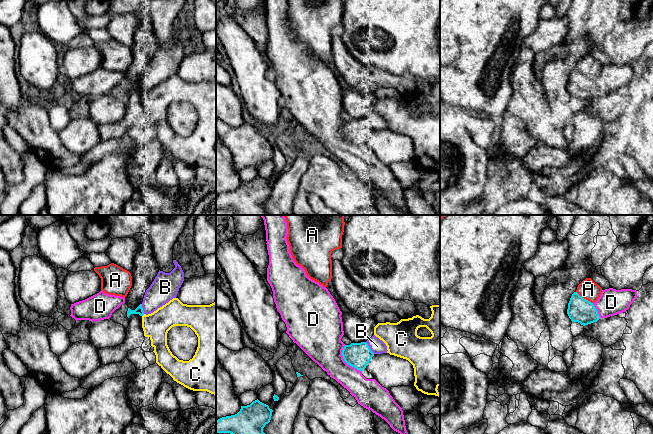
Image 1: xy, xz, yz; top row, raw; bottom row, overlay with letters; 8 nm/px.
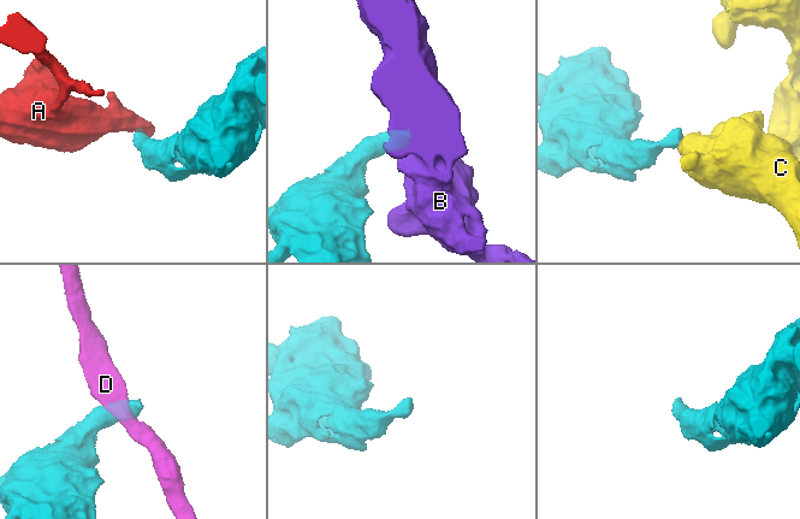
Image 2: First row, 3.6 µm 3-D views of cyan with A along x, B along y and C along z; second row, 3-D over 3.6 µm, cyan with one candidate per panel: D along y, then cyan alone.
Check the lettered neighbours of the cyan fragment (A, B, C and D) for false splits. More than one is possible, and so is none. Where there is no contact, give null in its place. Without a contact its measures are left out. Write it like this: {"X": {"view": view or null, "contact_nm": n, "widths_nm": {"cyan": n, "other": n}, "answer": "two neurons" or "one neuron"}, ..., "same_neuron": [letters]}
{"A": {"view": "yz", "contact_nm": 170, "widths_nm": {"cyan": 200, "other": 160}, "answer": "two neurons"}, "B": {"view": "xz", "contact_nm": 120, "widths_nm": {"cyan": 200, "other": 120}, "answer": "one neuron"}, "C": {"view": null, "answer": "two neurons"}, "D": {"view": "xz", "contact_nm": 260, "widths_nm": {"cyan": 200, "other": 320}, "answer": "two neurons"}, "same_neuron": ["B"]}

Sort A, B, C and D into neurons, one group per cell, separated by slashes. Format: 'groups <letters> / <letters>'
groups A / B / C / D

